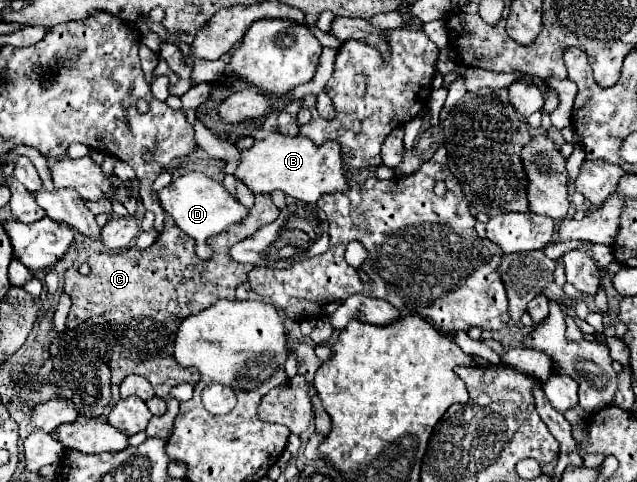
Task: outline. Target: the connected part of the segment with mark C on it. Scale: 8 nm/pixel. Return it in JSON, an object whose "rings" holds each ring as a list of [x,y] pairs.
{"rings":[[[257,196],[255,206],[249,210],[249,216],[243,222],[207,240],[215,252],[211,260],[199,260],[195,254],[193,238],[181,234],[181,230],[173,226],[173,218],[165,216],[163,232],[149,248],[129,248],[119,254],[93,254],[87,260],[91,266],[89,276],[81,276],[77,268],[69,268],[65,272],[63,290],[73,300],[71,312],[67,316],[67,328],[77,328],[87,320],[99,320],[101,324],[109,326],[115,338],[113,356],[109,360],[111,382],[121,384],[129,374],[139,374],[149,378],[155,396],[165,400],[167,410],[162,416],[151,418],[145,430],[148,437],[168,440],[179,412],[179,402],[169,398],[169,390],[183,382],[191,386],[199,382],[199,372],[195,368],[183,368],[171,356],[177,326],[189,314],[197,314],[221,298],[233,300],[235,284],[243,284],[255,266],[235,262],[229,256],[231,246],[257,232],[257,228],[277,220],[277,216],[279,208],[273,204],[271,196]]]}

